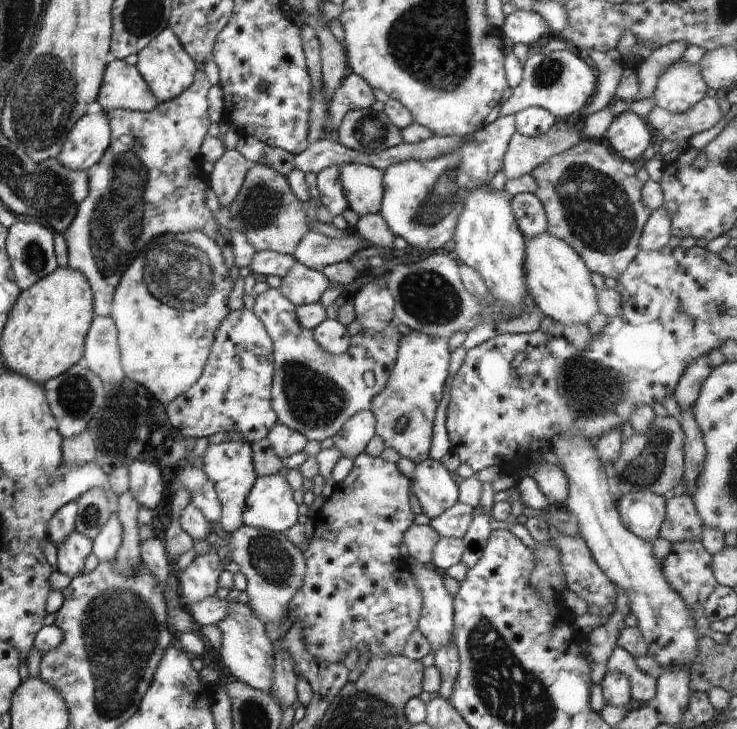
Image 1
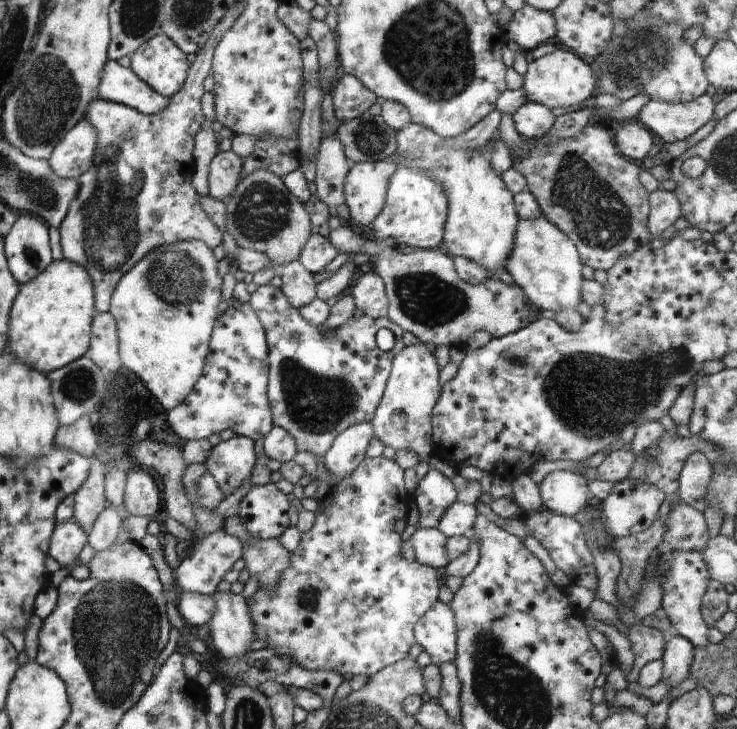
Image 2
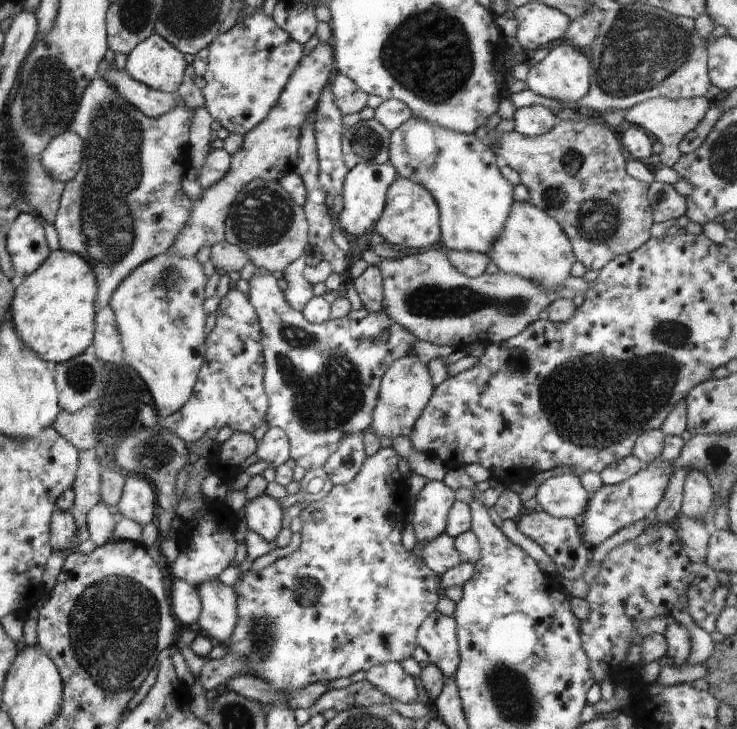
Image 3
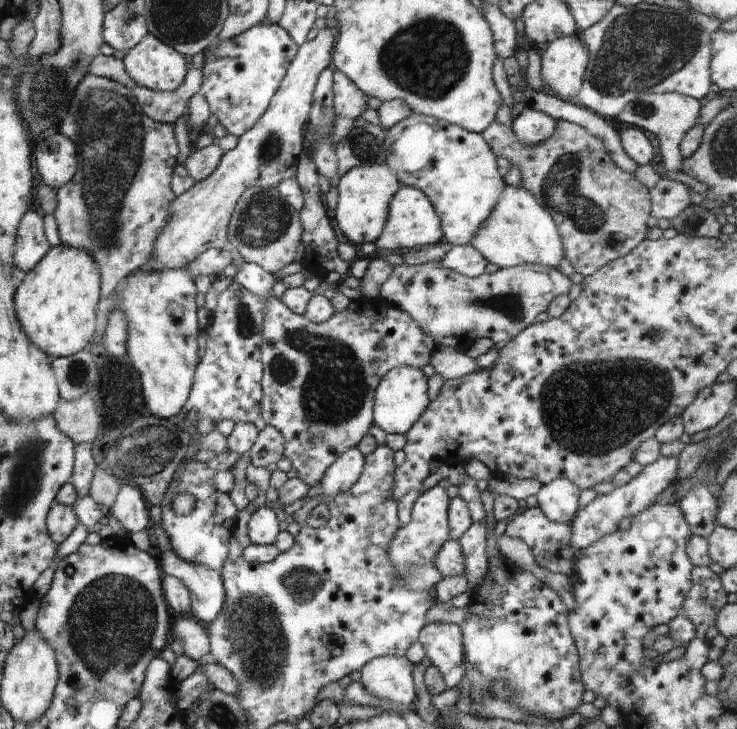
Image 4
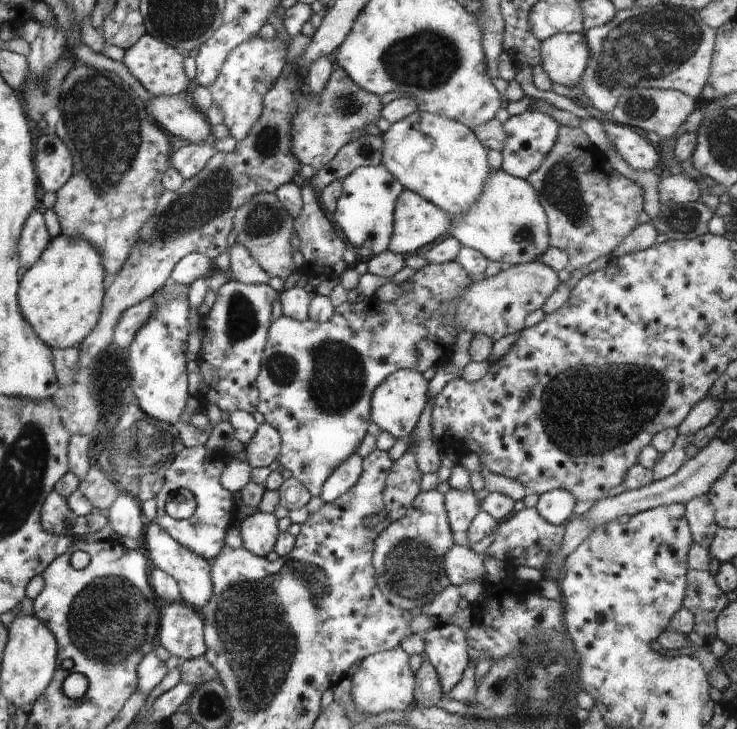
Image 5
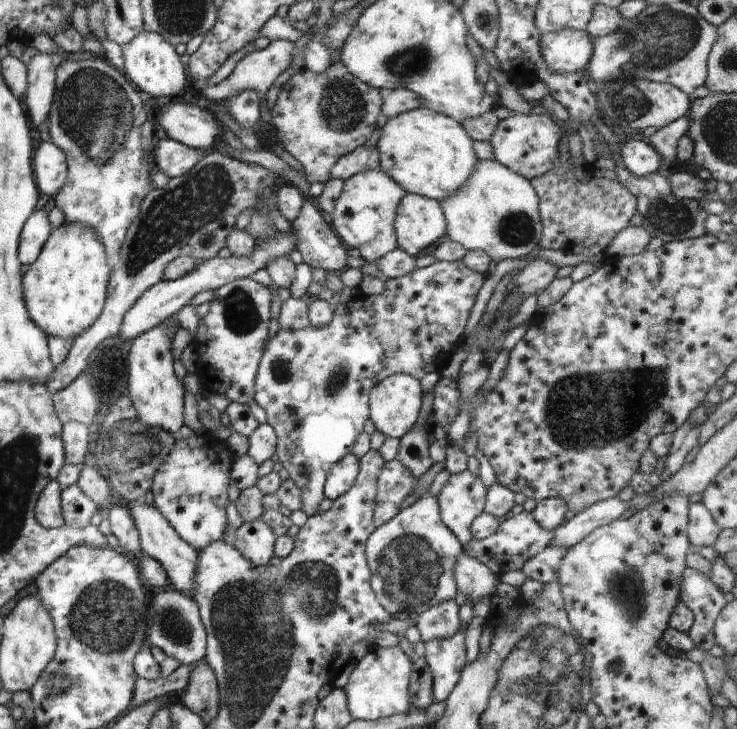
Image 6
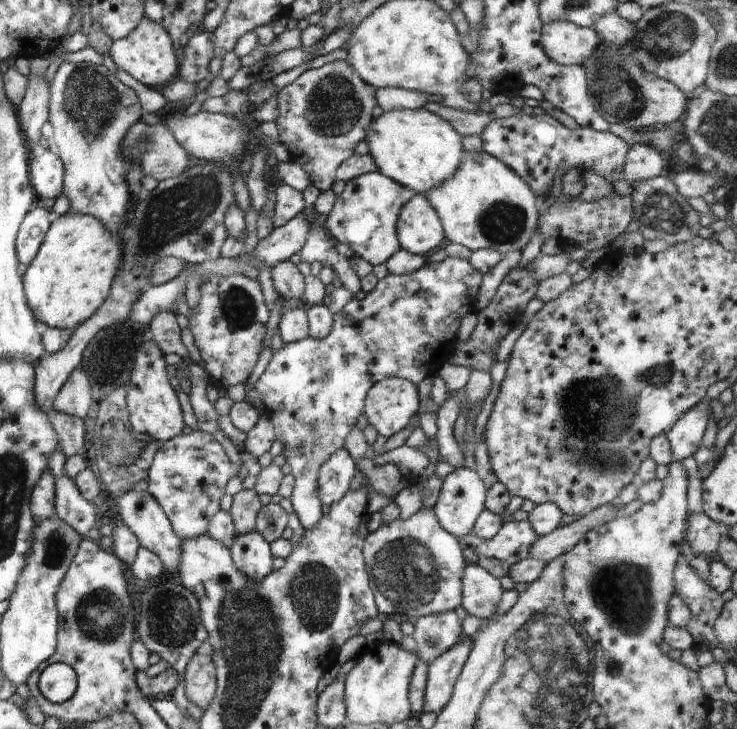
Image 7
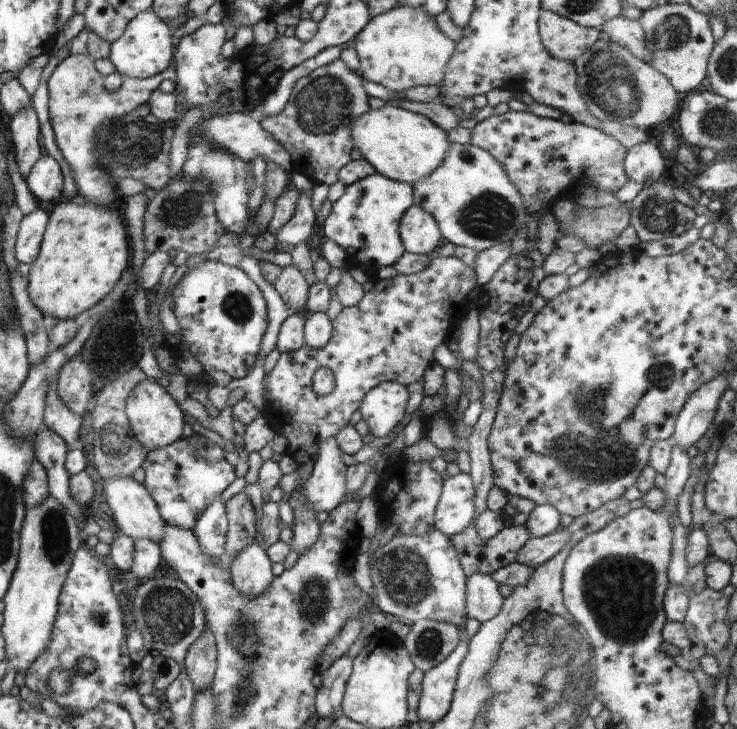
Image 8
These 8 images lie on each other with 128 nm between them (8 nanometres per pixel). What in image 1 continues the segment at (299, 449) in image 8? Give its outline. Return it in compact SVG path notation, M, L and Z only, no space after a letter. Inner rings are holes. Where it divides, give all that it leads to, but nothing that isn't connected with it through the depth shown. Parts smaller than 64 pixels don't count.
M269 288L258 294L252 312L264 323L273 342L274 380L271 386L270 404L276 411L277 419L284 426L300 432L307 441L314 440L321 443L338 434L344 422L357 412L371 410L373 398L384 390L395 365L400 344L400 333L396 322L386 324L382 334L374 334L372 330L361 330L350 338L350 346L346 352L332 355L314 342L314 335L312 336L308 328L300 326L296 307L283 295L280 288Z

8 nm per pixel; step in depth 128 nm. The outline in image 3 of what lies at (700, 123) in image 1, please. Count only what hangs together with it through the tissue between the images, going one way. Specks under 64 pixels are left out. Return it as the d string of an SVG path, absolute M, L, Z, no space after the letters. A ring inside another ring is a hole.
M706 96L679 99L678 101L665 97L655 97L647 99L624 112L624 118L633 125L636 124L636 126L640 126L639 128L643 128L647 134L654 134L658 142L664 147L660 154L662 165L674 167L682 155L679 150L680 142L700 124L712 103L713 101L708 100Z

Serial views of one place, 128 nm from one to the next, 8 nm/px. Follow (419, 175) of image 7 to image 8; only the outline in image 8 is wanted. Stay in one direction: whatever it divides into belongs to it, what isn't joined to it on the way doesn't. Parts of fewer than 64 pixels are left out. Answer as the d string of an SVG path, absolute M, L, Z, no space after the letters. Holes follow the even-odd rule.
M390 103L380 109L370 108L366 114L362 114L354 122L350 138L353 148L360 152L362 159L374 166L376 173L409 185L432 174L444 162L451 144L448 133L440 130L426 116Z

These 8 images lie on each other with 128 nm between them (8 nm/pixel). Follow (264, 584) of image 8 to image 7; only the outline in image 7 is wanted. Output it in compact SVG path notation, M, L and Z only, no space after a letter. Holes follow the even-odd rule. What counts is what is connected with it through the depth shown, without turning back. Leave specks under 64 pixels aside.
M256 529L248 534L234 536L229 549L236 570L246 574L248 578L260 582L274 570L272 568L274 557L270 544L256 532Z

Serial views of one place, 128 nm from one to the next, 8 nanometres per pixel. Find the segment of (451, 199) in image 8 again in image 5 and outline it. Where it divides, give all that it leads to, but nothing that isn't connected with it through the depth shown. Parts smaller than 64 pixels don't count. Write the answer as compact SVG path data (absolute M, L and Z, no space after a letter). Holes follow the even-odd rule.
M503 169L490 170L482 194L466 212L451 219L449 234L462 246L481 252L488 260L504 264L534 262L551 247L548 219L536 190L527 179L510 176Z

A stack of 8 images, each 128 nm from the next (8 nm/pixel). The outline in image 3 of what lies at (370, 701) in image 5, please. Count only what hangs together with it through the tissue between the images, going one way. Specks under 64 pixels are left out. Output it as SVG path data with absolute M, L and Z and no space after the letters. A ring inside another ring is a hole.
M388 662L374 666L366 672L366 680L383 694L403 704L412 705L417 700L414 678L404 672L400 663Z

